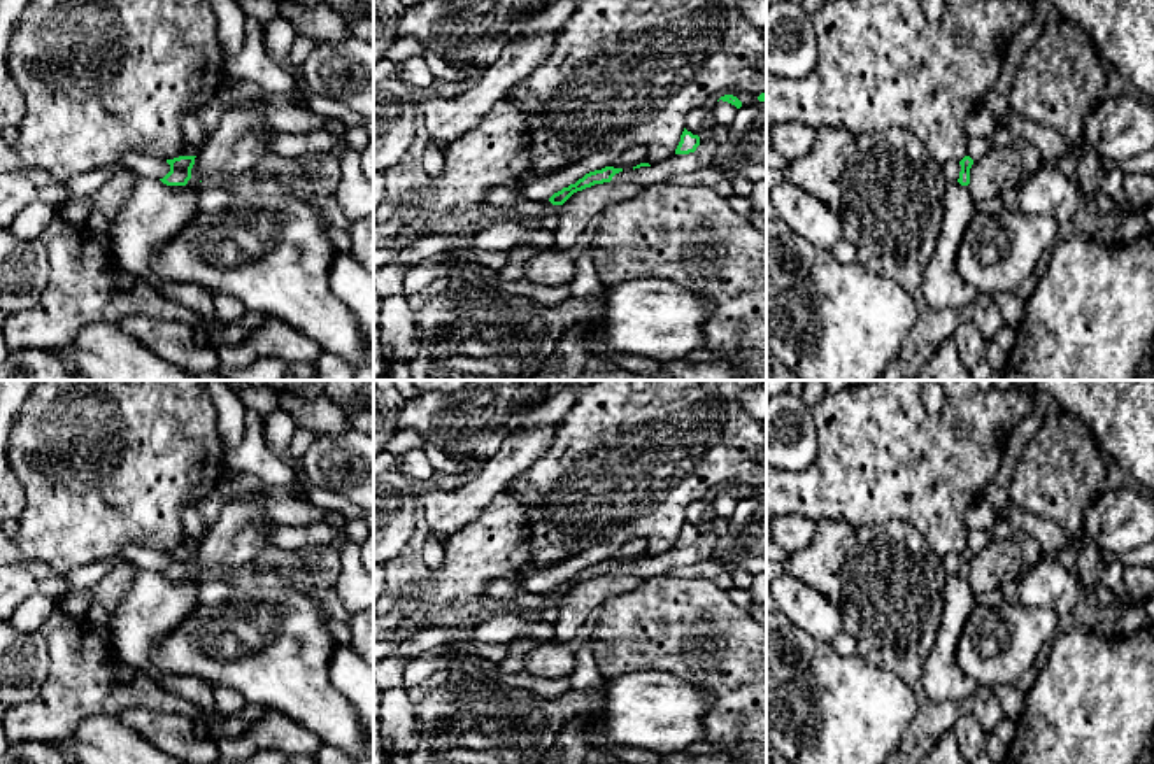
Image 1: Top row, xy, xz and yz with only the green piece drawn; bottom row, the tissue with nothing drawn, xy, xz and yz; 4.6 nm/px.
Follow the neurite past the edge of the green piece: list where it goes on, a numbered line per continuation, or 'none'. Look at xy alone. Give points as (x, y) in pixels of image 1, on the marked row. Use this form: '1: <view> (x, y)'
none

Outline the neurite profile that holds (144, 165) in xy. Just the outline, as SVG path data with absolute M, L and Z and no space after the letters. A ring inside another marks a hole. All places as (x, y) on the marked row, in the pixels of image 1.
M128 152L119 159L119 168L133 170L140 177L163 179L170 172L165 159L153 158L144 152Z

